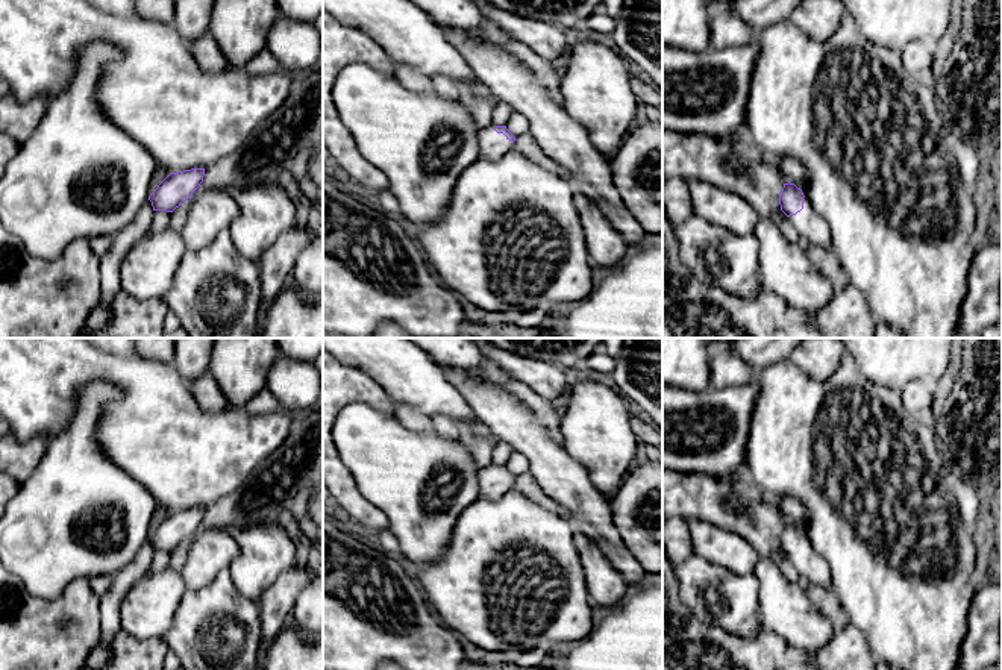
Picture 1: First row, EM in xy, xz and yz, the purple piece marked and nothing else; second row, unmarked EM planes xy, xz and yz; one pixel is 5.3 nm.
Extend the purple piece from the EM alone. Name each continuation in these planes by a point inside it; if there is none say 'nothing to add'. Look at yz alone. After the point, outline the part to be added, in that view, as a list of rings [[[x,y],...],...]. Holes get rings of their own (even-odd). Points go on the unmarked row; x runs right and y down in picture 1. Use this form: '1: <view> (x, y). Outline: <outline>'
1: yz (811, 569). Outline: [[[806,535],[803,537],[803,549],[796,555],[790,555],[788,558],[799,571],[803,584],[817,584],[832,590],[832,584],[829,581],[829,568],[816,553]]]

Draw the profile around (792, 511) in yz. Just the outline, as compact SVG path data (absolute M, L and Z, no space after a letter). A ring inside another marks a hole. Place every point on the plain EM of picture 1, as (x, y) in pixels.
M790 497L769 499L769 500L772 500L776 505L784 518L784 523L788 521L794 523L797 528L802 529L803 535L806 535L808 512L797 500Z

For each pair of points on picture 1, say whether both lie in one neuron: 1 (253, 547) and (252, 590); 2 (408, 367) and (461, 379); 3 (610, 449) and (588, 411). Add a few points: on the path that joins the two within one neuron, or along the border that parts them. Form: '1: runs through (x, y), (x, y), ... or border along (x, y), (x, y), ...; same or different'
1: runs through (253, 558), (252, 579); same
2: border along (440, 367), (444, 378), (467, 402); different
3: runs through (602, 440), (596, 432), (596, 420); same

